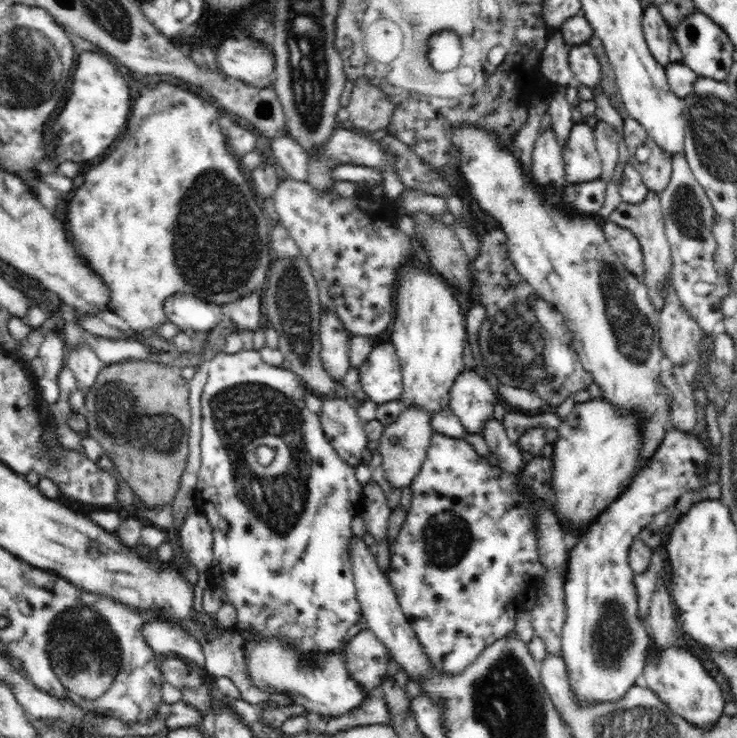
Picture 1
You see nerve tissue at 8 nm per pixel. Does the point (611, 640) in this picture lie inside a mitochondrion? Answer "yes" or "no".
yes

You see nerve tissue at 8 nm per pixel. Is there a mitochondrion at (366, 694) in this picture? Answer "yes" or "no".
no

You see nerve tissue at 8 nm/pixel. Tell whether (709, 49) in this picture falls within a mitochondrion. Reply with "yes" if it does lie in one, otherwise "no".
no

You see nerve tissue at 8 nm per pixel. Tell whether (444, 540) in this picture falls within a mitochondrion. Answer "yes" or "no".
yes

